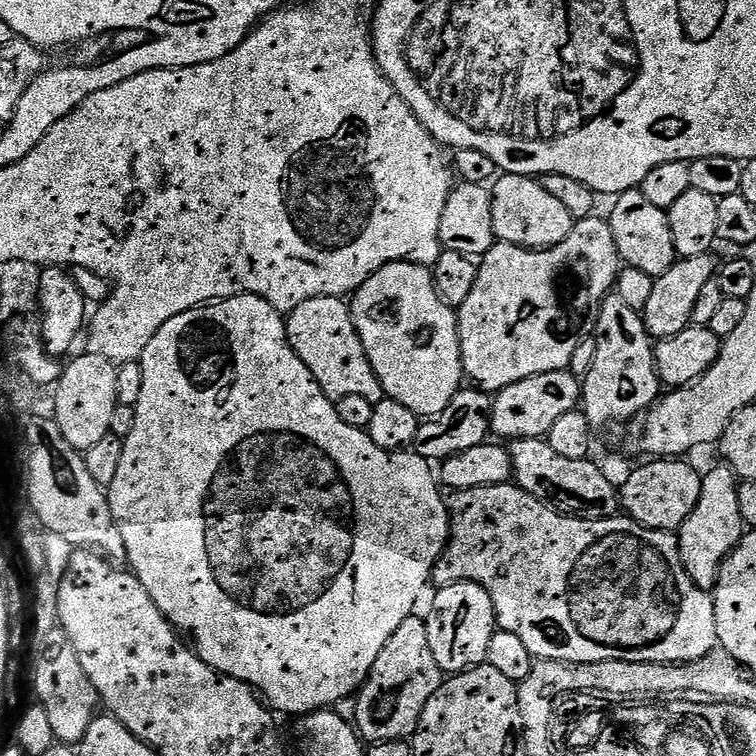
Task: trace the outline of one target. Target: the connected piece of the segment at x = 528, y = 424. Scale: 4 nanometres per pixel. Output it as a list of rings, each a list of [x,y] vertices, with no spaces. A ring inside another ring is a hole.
[[[570,370],[563,372],[547,372],[530,378],[522,378],[522,382],[514,382],[501,392],[495,393],[492,402],[492,427],[505,441],[539,440],[547,437],[550,426],[562,418],[562,414],[577,411],[582,400],[582,380]]]

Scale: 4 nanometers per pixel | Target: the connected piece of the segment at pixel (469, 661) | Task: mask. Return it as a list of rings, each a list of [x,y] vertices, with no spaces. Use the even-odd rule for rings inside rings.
[[[474,582],[446,584],[432,600],[426,623],[430,634],[430,650],[445,674],[467,672],[485,663],[490,650],[490,638],[498,630],[496,611],[490,594]]]

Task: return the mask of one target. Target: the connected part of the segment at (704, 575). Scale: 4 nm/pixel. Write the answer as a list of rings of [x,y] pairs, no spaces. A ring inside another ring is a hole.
[[[727,466],[712,468],[708,473],[705,471],[700,481],[698,502],[678,530],[682,566],[690,582],[694,582],[694,586],[698,586],[706,593],[711,593],[715,589],[726,558],[740,545],[746,531],[742,510],[738,510],[740,485],[741,481],[736,473]]]

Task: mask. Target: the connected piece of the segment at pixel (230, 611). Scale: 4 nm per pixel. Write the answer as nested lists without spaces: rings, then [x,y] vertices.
[[[235,296],[217,300],[215,304],[205,304],[203,308],[186,310],[186,314],[178,314],[178,318],[170,318],[170,322],[166,322],[166,326],[162,326],[162,330],[158,330],[158,334],[150,338],[150,346],[142,350],[138,362],[142,366],[142,394],[138,394],[138,402],[135,406],[134,430],[130,430],[130,434],[123,437],[122,463],[118,465],[118,475],[115,476],[114,482],[106,489],[108,505],[114,514],[114,522],[120,527],[122,542],[126,546],[128,555],[126,564],[132,575],[140,579],[142,586],[146,586],[146,594],[154,598],[154,606],[162,610],[162,614],[172,623],[172,627],[183,633],[185,637],[192,636],[191,643],[194,645],[196,655],[204,659],[208,667],[252,685],[277,713],[285,712],[288,716],[303,718],[312,712],[332,710],[336,703],[347,696],[355,697],[368,681],[369,670],[374,666],[374,662],[378,662],[378,654],[382,654],[386,642],[390,642],[390,638],[394,635],[394,630],[398,630],[398,626],[402,626],[402,622],[406,622],[406,618],[417,611],[416,603],[419,602],[424,587],[429,587],[434,566],[440,561],[444,549],[448,547],[448,537],[452,535],[450,508],[446,503],[446,496],[444,500],[445,493],[442,491],[441,481],[433,465],[423,460],[415,450],[402,452],[382,450],[382,446],[378,446],[371,440],[365,429],[346,426],[346,422],[338,418],[335,403],[318,386],[314,374],[306,370],[306,362],[302,362],[298,354],[294,354],[288,341],[288,325],[285,317],[260,296]]]

